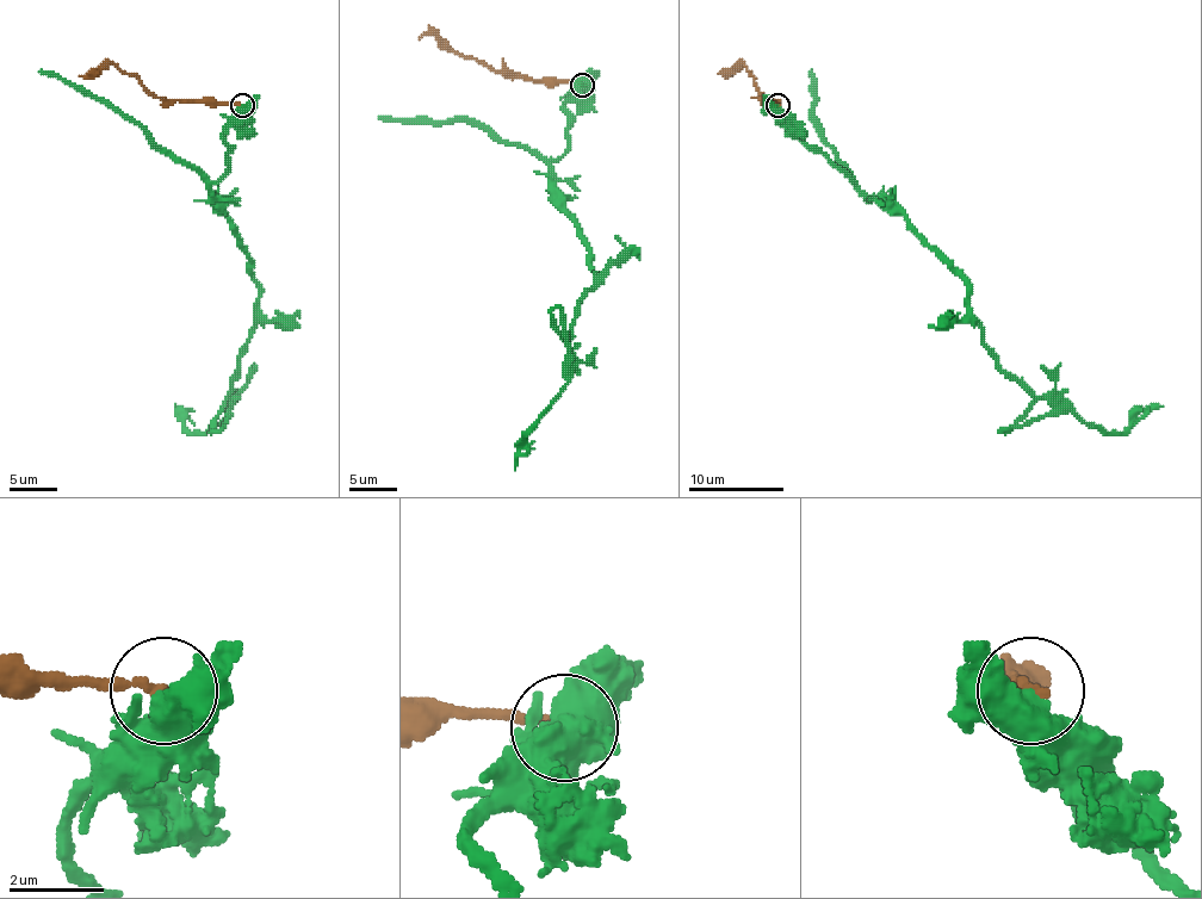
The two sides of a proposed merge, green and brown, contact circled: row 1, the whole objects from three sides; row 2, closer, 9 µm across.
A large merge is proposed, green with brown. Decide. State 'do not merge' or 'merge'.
do not merge

